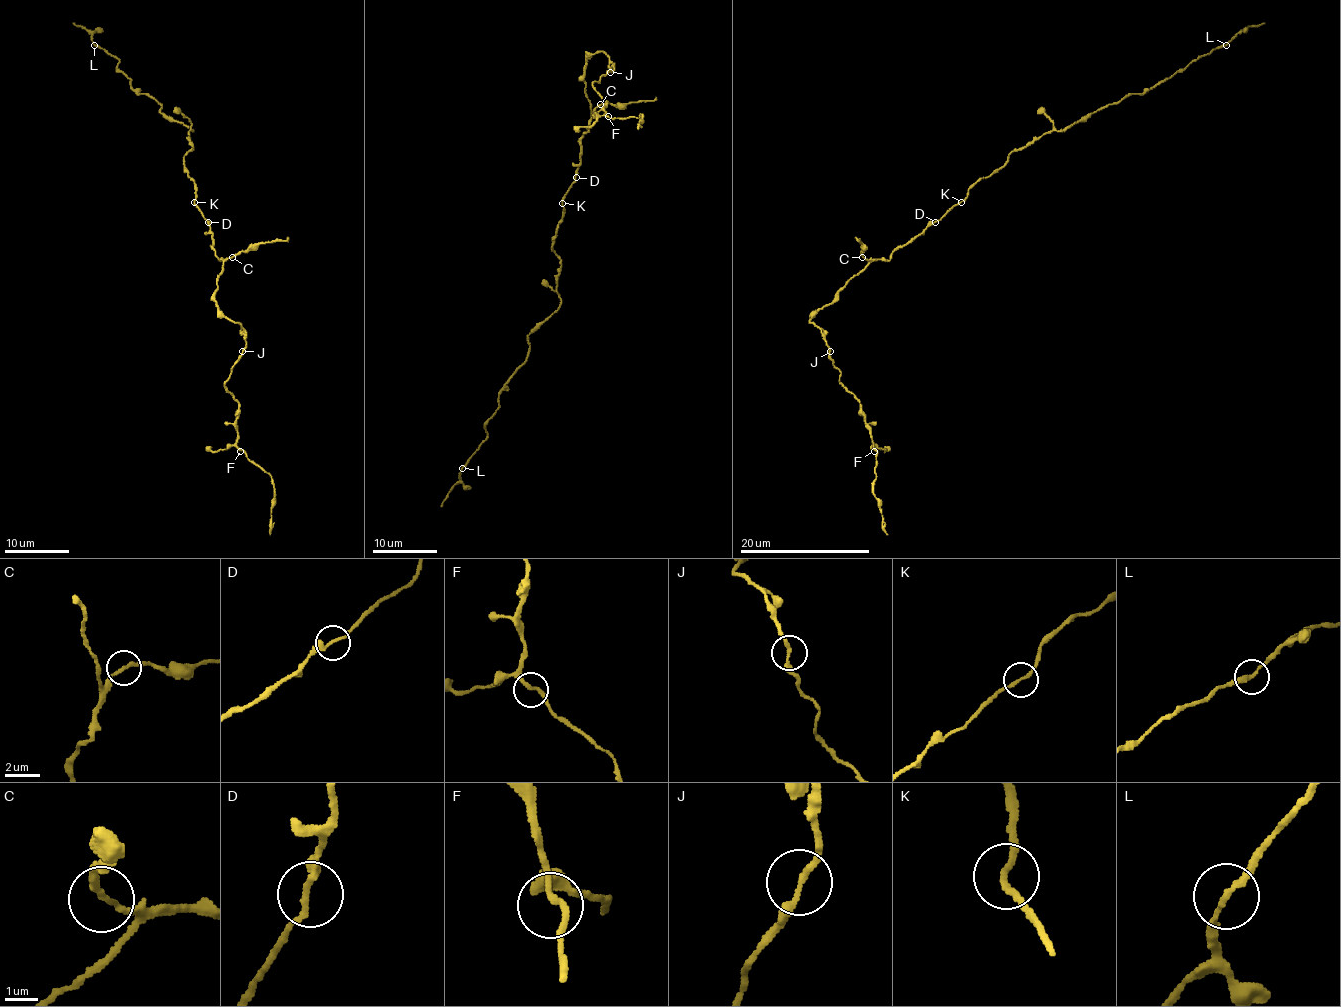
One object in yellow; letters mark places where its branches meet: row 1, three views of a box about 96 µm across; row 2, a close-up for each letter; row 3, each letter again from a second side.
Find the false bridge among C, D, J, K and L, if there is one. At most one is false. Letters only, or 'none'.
none

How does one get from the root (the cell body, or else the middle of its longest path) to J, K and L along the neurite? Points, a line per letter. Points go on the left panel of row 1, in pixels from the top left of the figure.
J: (206, 220), (213, 233), (213, 249), (222, 259), (222, 272), (214, 293), (216, 306), (245, 330), (242, 352)
K: (206, 220), (195, 202)
L: (206, 220), (183, 165), (193, 131), (170, 121), (153, 97), (138, 93), (118, 61), (94, 45)

